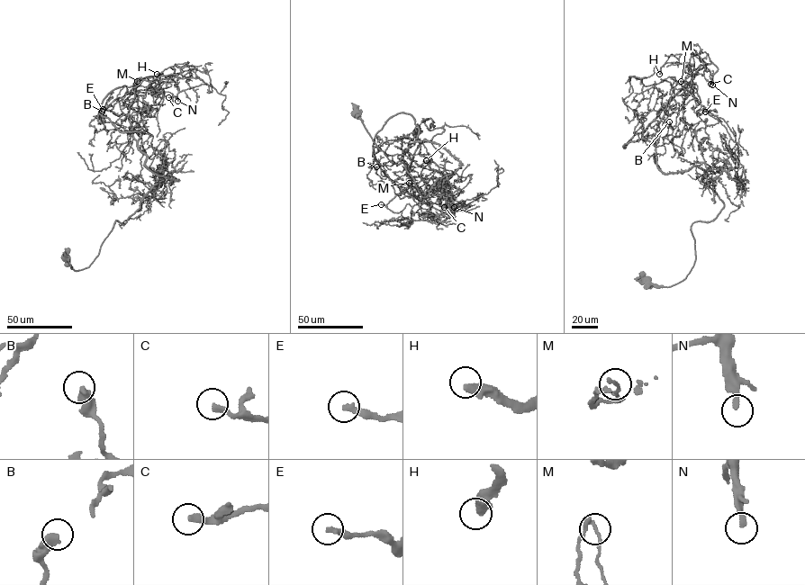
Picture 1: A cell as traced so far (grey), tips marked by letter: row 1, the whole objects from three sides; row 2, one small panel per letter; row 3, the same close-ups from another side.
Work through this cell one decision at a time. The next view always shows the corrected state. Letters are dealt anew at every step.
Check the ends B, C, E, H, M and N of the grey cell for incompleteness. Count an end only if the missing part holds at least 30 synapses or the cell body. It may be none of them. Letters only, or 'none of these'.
C, E, N

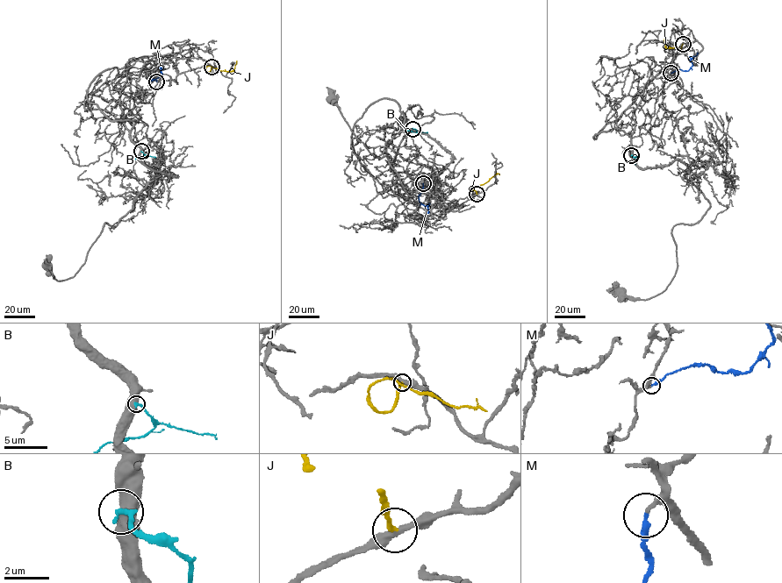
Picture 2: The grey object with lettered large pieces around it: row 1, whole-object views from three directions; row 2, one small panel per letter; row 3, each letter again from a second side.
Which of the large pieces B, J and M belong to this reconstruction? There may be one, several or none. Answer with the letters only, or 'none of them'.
M

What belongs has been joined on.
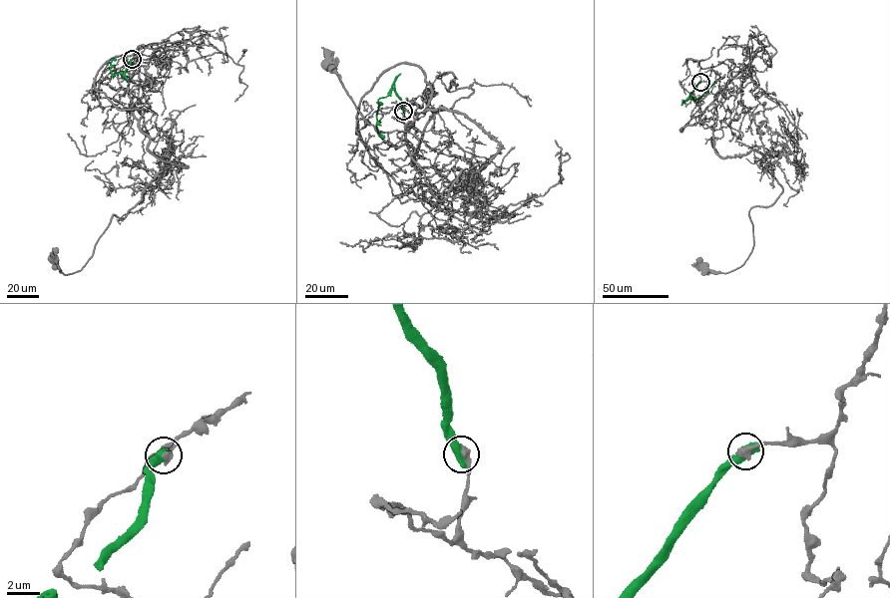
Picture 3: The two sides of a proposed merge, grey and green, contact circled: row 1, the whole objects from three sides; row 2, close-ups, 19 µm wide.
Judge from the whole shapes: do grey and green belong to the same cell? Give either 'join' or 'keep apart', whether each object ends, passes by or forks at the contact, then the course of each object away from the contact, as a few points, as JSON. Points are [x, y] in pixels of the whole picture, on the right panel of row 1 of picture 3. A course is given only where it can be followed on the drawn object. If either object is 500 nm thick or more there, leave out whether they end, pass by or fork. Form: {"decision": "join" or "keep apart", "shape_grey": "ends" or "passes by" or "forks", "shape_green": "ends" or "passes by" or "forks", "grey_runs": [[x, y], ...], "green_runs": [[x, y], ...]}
{"decision": "keep apart", "grey_runs": [[699, 82], [726, 64], [714, 151], [757, 149], [782, 188], [750, 209], [743, 264], [705, 265]], "green_runs": [[699, 82], [686, 101], [690, 98], [695, 101], [715, 82]]}

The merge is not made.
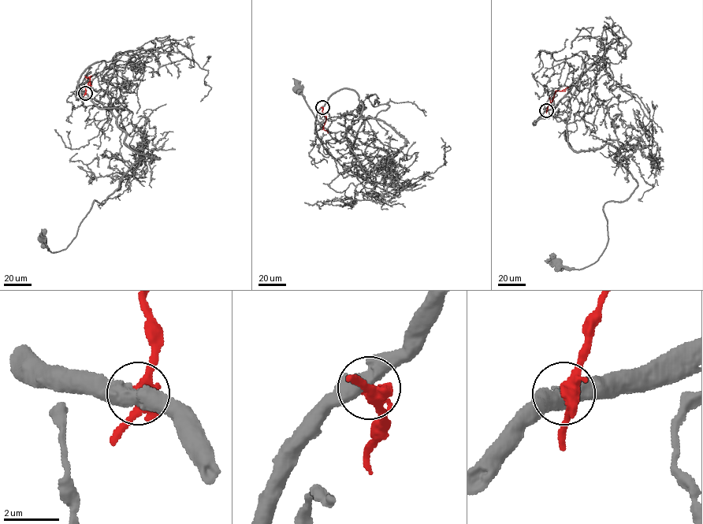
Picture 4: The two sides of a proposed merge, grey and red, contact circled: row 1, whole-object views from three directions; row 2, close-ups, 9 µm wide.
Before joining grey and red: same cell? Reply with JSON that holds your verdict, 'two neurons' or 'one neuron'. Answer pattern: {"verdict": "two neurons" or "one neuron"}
{"verdict": "two neurons"}

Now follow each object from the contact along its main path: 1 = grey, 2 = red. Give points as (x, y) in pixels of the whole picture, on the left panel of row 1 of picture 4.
1: (85, 93), (124, 108), (124, 142), (158, 158), (140, 158), (93, 202), (65, 248), (42, 237)
2: (85, 93), (89, 81), (89, 76), (87, 78), (91, 76)

